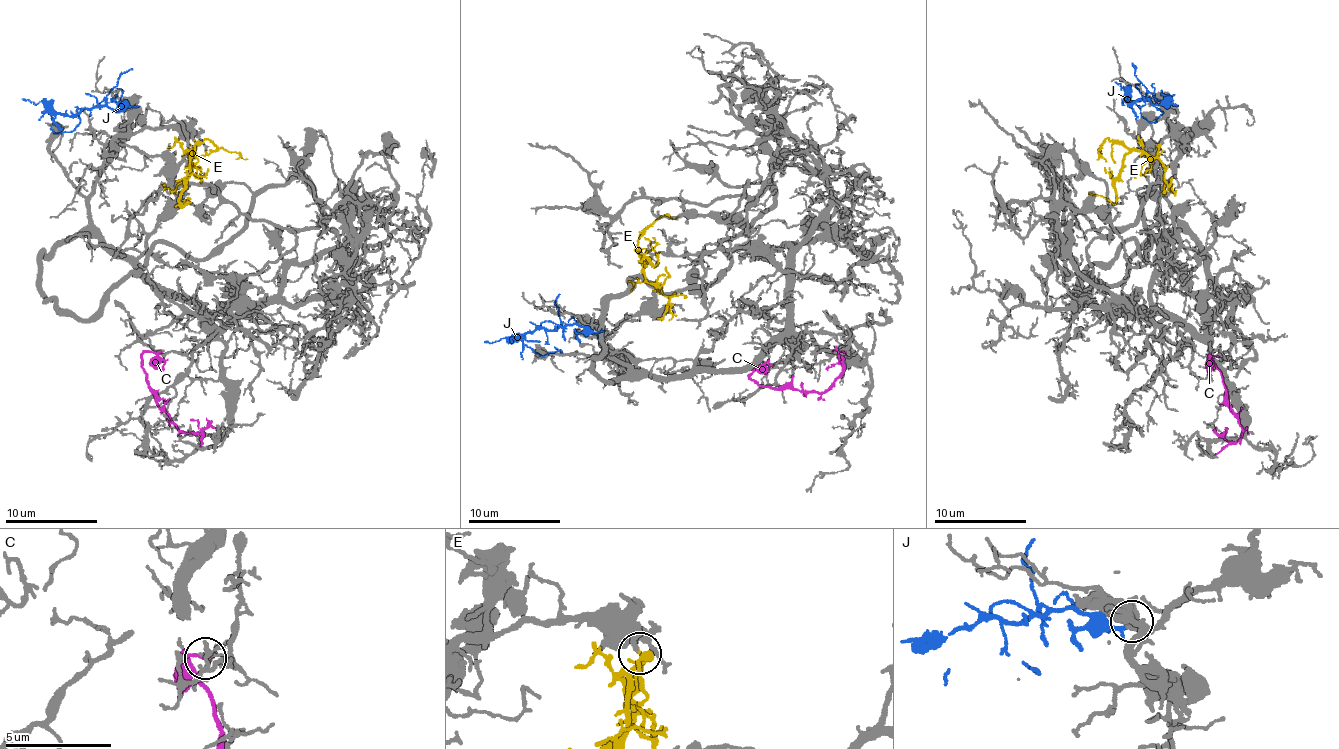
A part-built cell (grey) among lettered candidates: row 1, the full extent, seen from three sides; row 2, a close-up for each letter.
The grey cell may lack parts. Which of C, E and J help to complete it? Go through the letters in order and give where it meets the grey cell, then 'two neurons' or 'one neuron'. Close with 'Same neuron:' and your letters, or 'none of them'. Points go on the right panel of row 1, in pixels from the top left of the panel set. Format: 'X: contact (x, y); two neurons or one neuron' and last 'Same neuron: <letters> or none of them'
C: contact (1219, 357); two neurons
E: contact (1160, 144); one neuron
J: contact (1173, 106); two neurons
Same neuron: E

